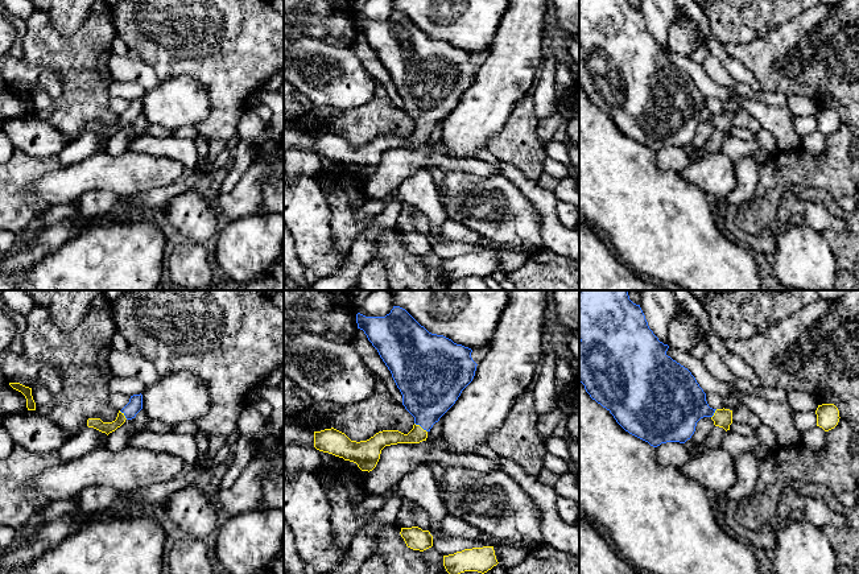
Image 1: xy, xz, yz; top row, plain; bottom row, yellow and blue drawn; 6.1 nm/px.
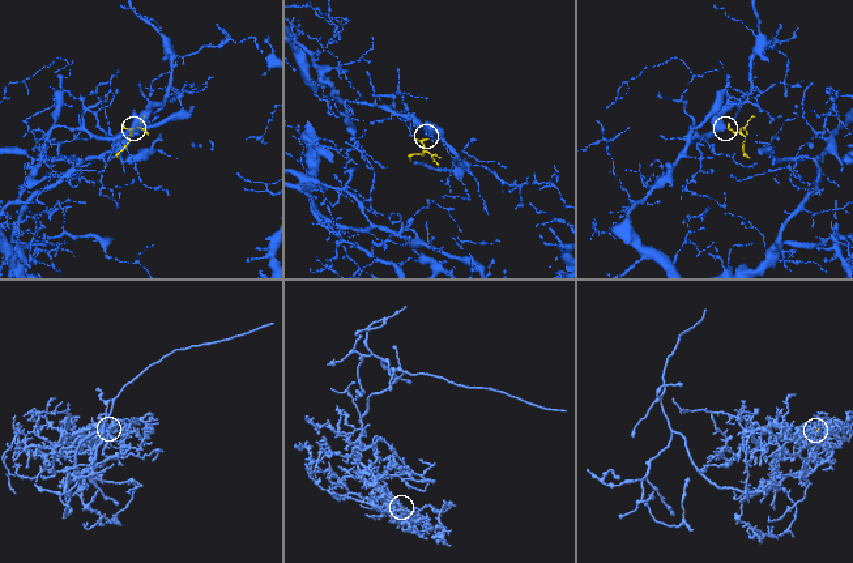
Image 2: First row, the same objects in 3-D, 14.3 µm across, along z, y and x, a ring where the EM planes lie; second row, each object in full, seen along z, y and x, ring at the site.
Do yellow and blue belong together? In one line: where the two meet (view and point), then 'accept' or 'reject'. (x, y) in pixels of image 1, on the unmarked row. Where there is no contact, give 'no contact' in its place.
xz (420, 131) | accept

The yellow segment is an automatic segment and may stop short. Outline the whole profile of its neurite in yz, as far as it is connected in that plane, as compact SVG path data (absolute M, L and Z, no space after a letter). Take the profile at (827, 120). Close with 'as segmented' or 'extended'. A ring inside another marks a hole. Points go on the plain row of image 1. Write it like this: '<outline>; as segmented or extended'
M834 108L818 110L817 115L817 131L825 136L834 133L839 127L839 115Z; as segmented

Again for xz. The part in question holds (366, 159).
M393 11L385 21L366 21L356 18L358 33L363 34L368 45L377 54L380 62L392 78L392 82L402 99L402 110L414 121L413 133L404 139L398 135L383 135L376 137L367 145L351 145L344 137L331 132L314 136L314 152L319 156L333 158L358 169L362 175L372 175L385 150L397 148L420 148L426 145L428 137L435 127L455 108L462 95L472 86L476 75L476 67L471 62L472 54L462 49L454 48L451 44L429 37L421 30L405 13Z; extended

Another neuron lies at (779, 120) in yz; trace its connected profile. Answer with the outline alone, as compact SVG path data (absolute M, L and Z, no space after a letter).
M669 51L666 59L687 73L705 98L715 98L722 102L736 100L740 110L747 111L759 120L761 128L775 135L780 150L801 148L802 137L794 131L794 115L786 106L768 106L759 100L735 95L730 88L714 82L705 71L702 63L693 62L689 57Z

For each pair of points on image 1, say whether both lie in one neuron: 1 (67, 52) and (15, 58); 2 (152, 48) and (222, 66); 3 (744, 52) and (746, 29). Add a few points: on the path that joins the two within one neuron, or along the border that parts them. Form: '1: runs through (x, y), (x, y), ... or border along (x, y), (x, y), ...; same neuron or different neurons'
1: border along (25, 27), (24, 62), (50, 66), (53, 69); different neurons
2: runs through (169, 48), (176, 52), (205, 52); same neuron
3: border along (772, 29), (748, 42), (723, 45); different neurons

